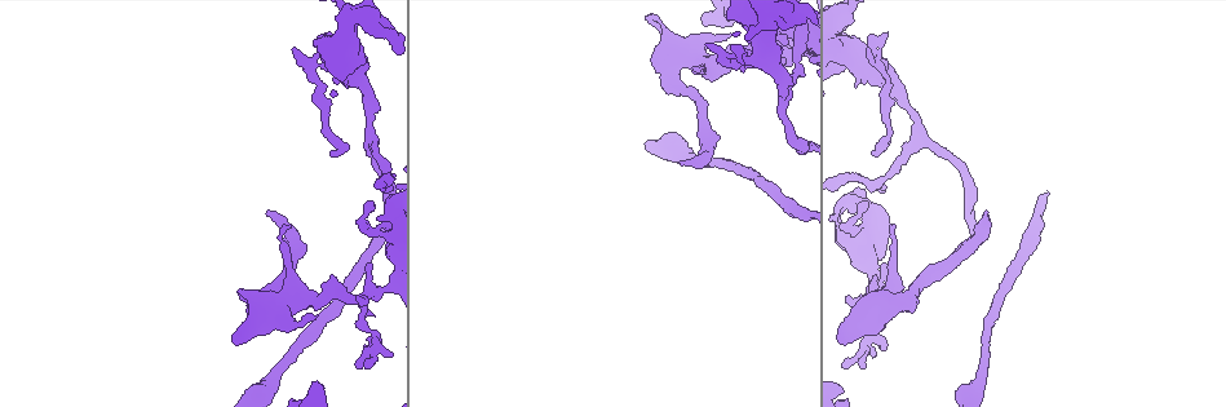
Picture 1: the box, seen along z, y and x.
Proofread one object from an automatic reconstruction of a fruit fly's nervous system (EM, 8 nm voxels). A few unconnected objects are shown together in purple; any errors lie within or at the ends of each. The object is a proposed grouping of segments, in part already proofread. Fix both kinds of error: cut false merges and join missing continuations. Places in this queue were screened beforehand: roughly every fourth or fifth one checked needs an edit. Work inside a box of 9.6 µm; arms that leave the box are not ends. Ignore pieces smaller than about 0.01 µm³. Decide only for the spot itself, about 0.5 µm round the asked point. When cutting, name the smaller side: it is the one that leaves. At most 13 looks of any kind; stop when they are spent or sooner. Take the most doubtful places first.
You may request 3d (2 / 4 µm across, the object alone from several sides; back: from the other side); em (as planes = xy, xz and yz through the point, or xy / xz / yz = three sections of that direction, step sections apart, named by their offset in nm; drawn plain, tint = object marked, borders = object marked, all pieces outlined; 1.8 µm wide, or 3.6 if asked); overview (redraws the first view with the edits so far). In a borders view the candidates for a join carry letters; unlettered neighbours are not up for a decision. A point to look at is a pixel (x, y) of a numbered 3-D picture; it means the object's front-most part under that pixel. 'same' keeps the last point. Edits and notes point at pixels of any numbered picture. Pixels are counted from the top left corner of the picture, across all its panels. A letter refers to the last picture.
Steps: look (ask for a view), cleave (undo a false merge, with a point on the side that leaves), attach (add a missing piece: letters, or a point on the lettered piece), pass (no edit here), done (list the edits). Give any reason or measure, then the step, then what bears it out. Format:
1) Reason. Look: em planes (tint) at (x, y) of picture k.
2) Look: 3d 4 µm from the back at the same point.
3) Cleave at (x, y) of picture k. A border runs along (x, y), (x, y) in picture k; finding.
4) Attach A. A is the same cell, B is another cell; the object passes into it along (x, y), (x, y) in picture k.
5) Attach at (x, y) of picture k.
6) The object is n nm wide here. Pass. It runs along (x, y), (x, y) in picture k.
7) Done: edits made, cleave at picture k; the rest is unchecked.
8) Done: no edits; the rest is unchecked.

Long arm stops here. Look: 3d 4 µm at (873, 153) of picture 1.

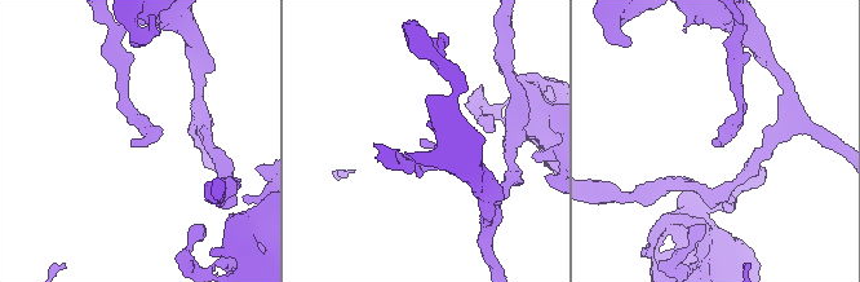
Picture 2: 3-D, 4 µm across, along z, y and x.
Need the tissue. Look: em 3.6 µm planes (borders) at (423, 139) of picture 2.

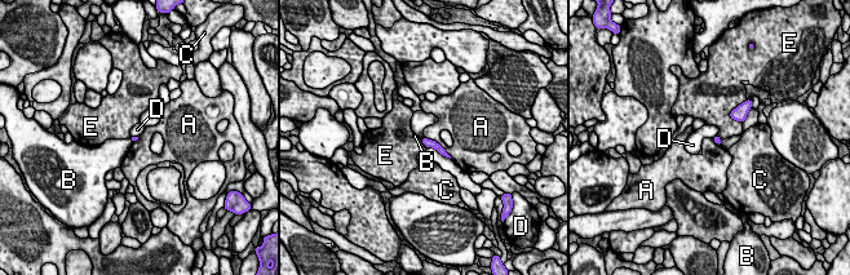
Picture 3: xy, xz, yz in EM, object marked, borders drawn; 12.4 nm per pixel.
Pass. A, B, C, D and E are other cells; it runs along (423, 140), (435, 145), (446, 155) in picture 3; none of them fits.

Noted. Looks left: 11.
Calibre changes. Look: 3d 4 µm at (978, 381) of picture 1.

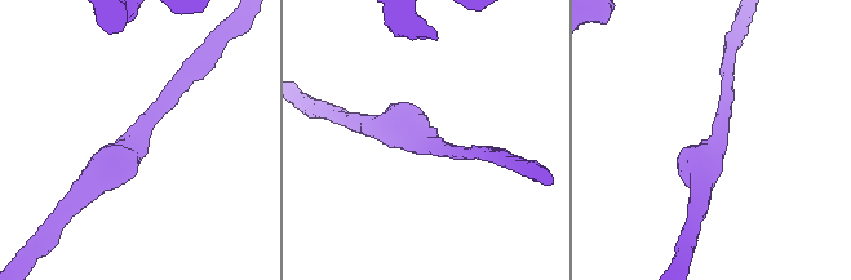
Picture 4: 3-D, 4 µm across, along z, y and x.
Look: em 3.6 µm planes (borders) at (137, 140) of picture 4.

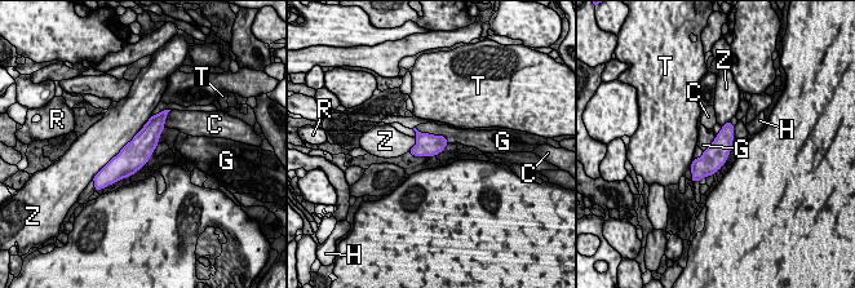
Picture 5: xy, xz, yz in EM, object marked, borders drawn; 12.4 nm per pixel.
The object is 280 nm wide here. Attach Z. Z is the same cell, C, G, H, R and T are other cells; it goes on there.

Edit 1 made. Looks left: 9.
Free end. Look: 3d 2 µm at (988, 214) of picture 1.

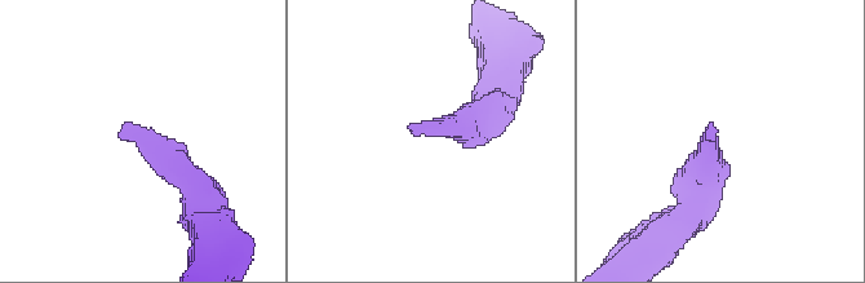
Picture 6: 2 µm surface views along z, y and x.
Shape alone is not enough. Look: em planes (tint) at (712, 129) of picture 6.

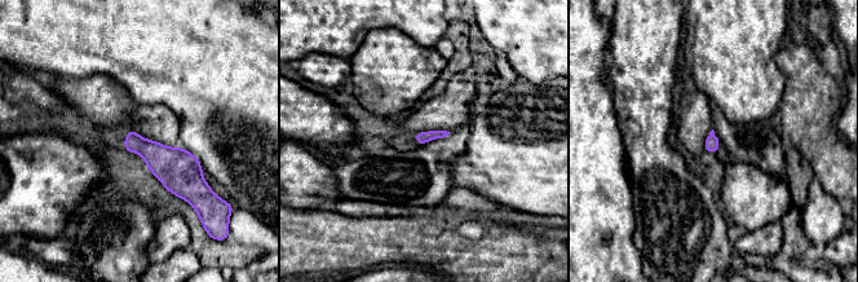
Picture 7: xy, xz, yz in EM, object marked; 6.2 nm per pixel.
What lies round it. Look: em planes (borders) at the same point.

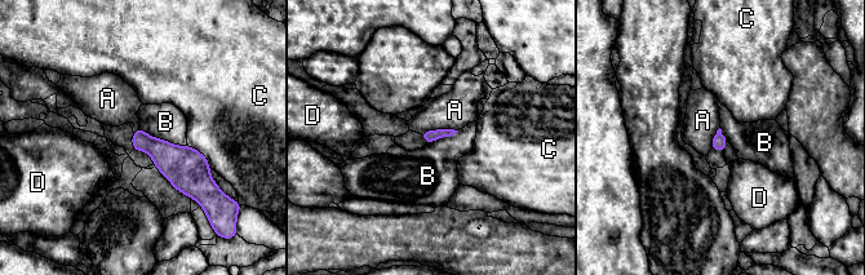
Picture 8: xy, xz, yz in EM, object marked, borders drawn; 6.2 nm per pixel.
Pass. A, B, C and D are other cells; a border runs along (140, 128), (150, 136), (187, 146) in picture 8; no lettered piece goes on from it.

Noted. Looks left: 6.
Three arms meet. Look: em xy step 16 (tint) at (362, 301) of picture 1.

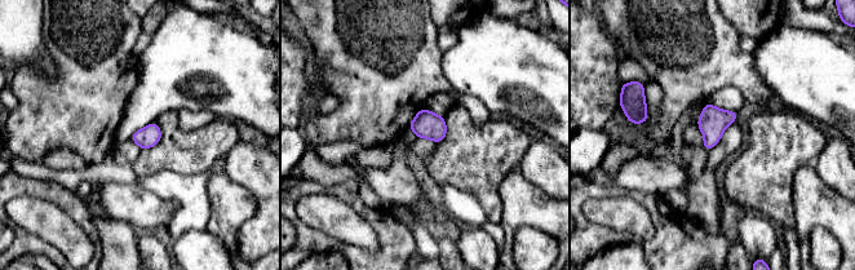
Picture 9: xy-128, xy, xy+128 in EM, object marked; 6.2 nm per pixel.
Cut it another way. Look: em planes (tint) at the same point.

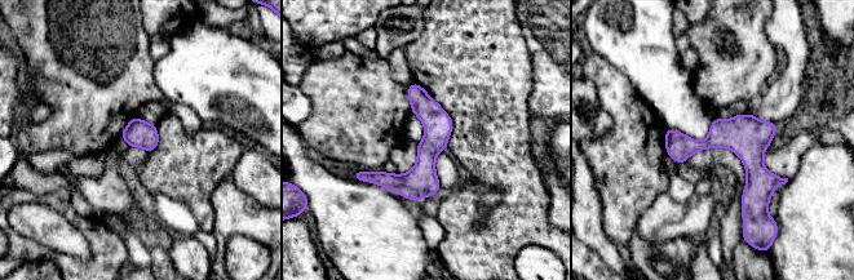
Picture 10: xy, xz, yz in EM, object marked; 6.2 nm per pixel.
See the neighbours. Look: em planes (borders) at the same point.

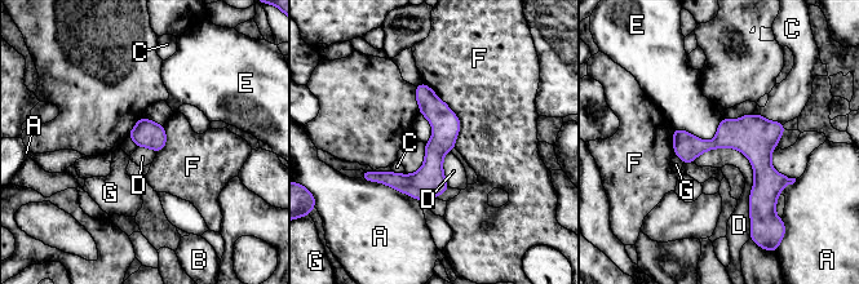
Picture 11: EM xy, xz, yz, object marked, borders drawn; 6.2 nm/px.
Pass. A, B, C, D, E, F and G are other cells; a border runs along (700, 152), (748, 159), (751, 229) in picture 11; all the same neuron.

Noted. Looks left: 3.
Closes a loop. Look: em 3.6 µm planes (borders) at (867, 212) of picture 1.

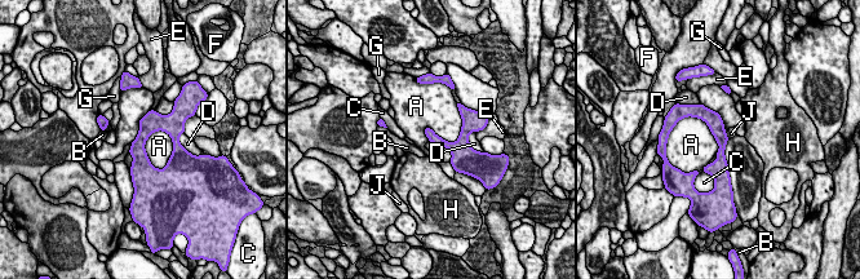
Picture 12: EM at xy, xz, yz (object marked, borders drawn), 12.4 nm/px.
Pass. A, B, C, D, E, F, G, H and J are other cells; it runs along (697, 107), (721, 136), (719, 173) in picture 12; all the same neuron.

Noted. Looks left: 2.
Done: edits made, attach at picture 5; the rest is unchecked.

